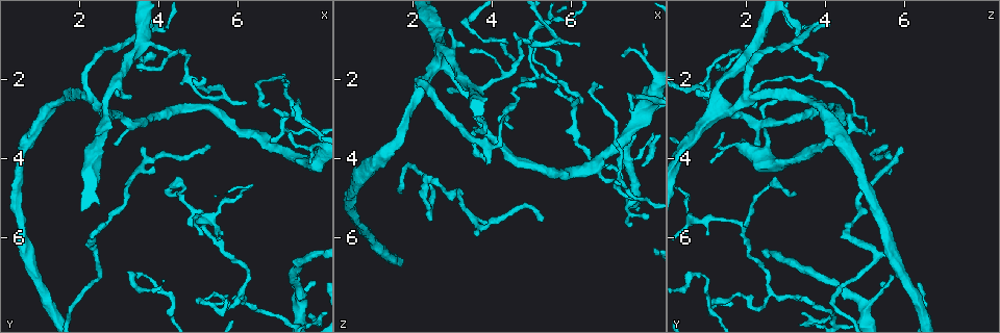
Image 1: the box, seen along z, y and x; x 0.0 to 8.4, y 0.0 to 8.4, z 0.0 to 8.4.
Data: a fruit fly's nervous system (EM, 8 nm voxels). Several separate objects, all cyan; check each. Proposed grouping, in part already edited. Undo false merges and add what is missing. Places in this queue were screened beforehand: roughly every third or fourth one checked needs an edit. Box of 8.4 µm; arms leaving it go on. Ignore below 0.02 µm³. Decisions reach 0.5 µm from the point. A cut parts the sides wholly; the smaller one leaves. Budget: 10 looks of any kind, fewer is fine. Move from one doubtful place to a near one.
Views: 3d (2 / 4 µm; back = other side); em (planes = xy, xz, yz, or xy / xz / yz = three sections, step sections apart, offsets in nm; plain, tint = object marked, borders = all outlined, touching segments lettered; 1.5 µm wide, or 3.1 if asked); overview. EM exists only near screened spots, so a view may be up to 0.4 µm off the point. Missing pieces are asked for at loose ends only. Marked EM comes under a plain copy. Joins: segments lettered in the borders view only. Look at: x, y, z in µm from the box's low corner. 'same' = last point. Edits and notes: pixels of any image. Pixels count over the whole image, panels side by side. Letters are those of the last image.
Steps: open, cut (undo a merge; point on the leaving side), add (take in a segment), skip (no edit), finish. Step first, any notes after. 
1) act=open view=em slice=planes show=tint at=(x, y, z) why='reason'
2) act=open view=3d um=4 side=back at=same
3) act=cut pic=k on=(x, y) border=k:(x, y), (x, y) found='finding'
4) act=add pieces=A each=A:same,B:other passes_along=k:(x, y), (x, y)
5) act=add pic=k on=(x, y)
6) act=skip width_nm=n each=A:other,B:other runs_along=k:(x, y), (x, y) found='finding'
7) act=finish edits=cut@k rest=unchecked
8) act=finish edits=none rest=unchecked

act=open view=em slice=xz step=8 show=tint at=(5.70, 7.80, 1.10) why='tapers out'

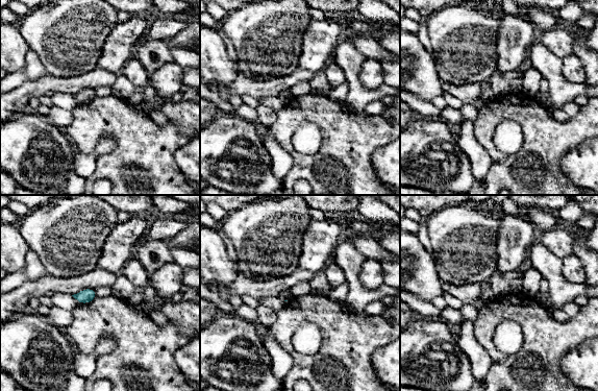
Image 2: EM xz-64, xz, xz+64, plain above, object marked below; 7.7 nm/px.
act=open view=em slice=planes show=borders at=same

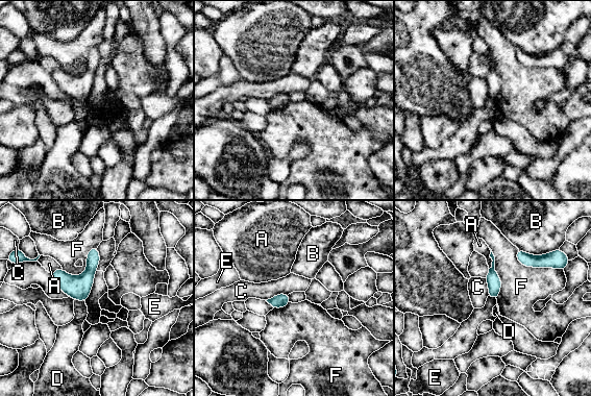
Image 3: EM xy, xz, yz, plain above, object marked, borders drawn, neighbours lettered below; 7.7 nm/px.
act=skip each=A:other,B:other,C:other,D:other,E:other,F:other border=3:(288, 293), (278, 293), (266, 300) found='none of them fits'

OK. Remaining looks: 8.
act=open view=3d um=2 at=(5.15, 5.75, 1.90) why='arms part here'

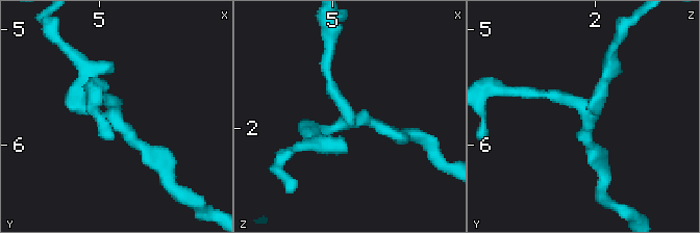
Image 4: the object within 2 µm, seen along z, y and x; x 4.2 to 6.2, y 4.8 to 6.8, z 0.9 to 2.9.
act=open view=em slice=xy step=8 show=borders at=(5.16, 5.80, 1.94) arms=3 why='need the tissue'

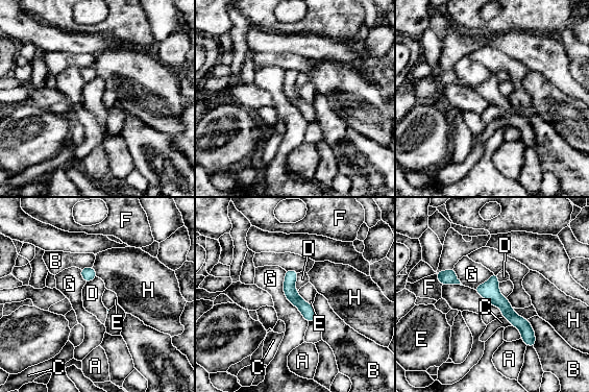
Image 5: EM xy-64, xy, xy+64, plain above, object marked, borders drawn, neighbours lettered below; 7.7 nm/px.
act=skip each=A:other,B:other,C:other,D:other,E:other,F:other,G:other,H:other border=5:(297, 292), (303, 299), (313, 304) found='all the same neuron'

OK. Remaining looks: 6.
act=open view=3d um=4 at=(4.50, 4.90, 3.25) why='free end'

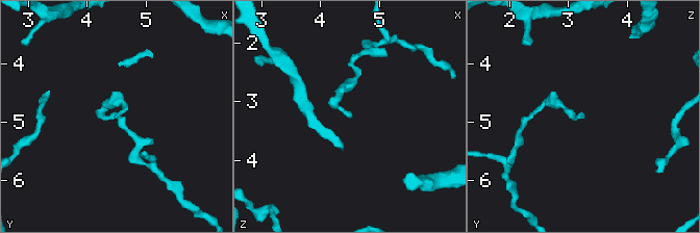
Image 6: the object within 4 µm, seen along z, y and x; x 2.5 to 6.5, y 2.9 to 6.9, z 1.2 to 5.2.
act=open view=em slice=xz step=4 show=tint at=(4.50, 4.85, 3.25)

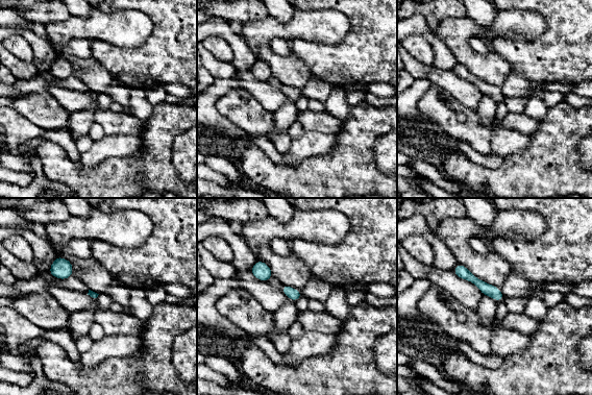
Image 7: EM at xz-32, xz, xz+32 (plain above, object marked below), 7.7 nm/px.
act=open view=em slice=planes show=borders at=same why='another direction'

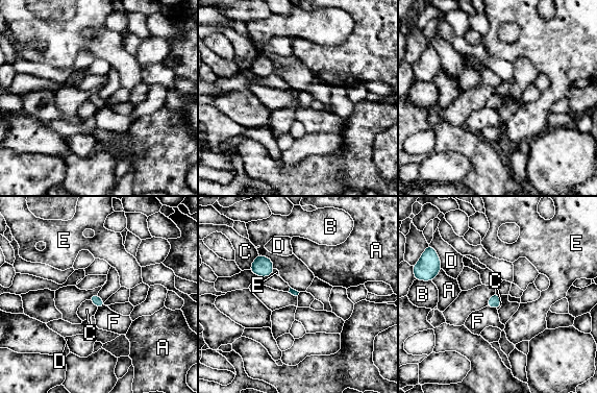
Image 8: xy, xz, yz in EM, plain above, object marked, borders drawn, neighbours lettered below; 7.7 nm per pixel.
act=skip each=A:other,B:other,C:other,D:other,E:other,F:other found='none of them fits'

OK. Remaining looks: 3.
act=open view=em um=3.1 slice=xz step=8 show=borders at=(2.95, 2.25, 0.75) why='thin end'

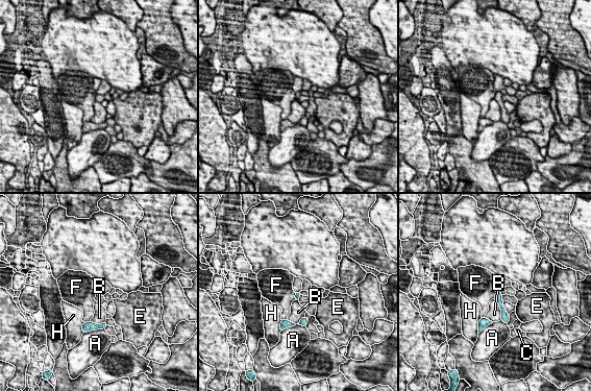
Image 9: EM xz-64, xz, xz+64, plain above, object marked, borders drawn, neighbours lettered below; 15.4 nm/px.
act=open view=em um=3.1 slice=yz step=8 show=borders at=same why='another direction'

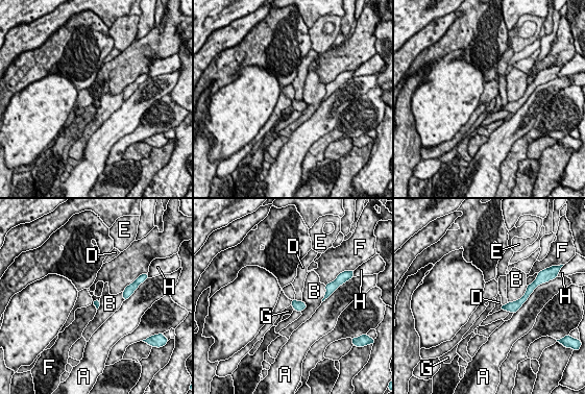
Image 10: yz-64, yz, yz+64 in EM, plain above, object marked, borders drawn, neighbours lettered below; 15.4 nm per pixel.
act=skip width_nm=100 each=A:other,B:other,D:other,E:other,F:other,G:other,H:other border=10:(294, 299), (301, 301) found='no lettered segment goes on from it'

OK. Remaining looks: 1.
act=finish edits=none rest=unchecked

